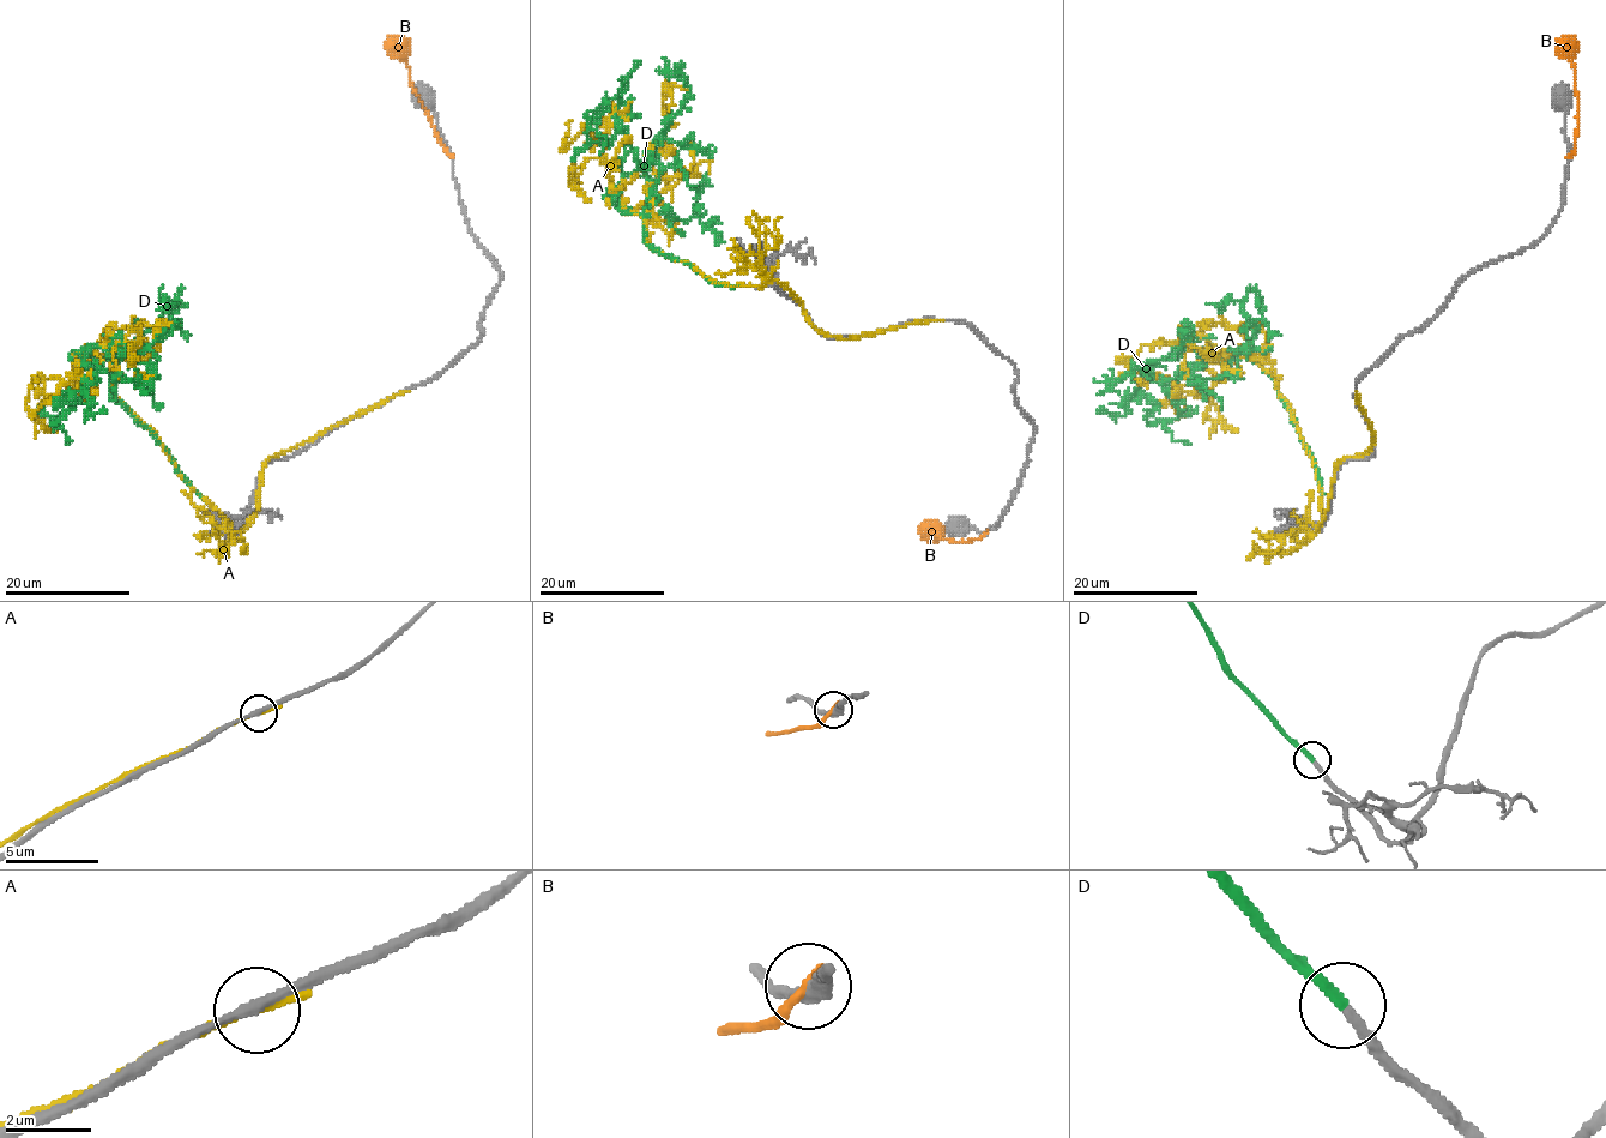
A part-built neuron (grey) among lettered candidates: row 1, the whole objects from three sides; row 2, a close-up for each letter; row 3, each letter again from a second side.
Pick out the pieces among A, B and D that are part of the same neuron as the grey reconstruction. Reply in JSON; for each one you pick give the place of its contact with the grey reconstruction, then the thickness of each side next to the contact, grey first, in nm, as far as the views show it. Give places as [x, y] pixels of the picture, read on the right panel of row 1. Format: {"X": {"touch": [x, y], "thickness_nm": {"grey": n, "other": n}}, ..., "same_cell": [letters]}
{"D": {"touch": [1321, 503], "thickness_nm": {"grey": 240, "other": 220}}, "same_cell": ["D"]}

